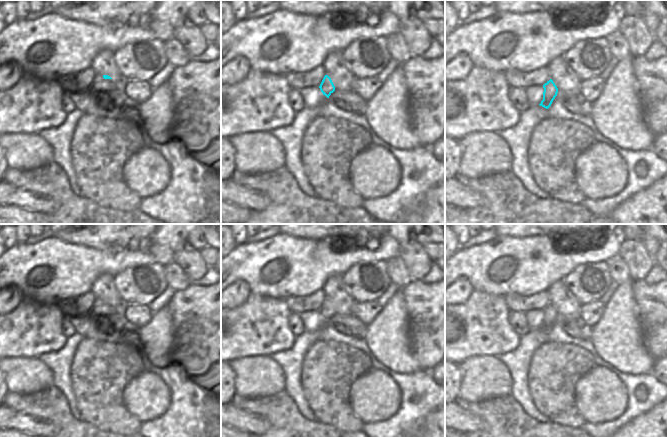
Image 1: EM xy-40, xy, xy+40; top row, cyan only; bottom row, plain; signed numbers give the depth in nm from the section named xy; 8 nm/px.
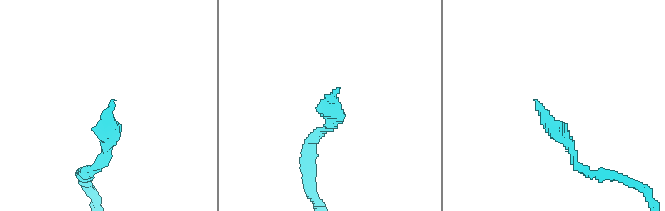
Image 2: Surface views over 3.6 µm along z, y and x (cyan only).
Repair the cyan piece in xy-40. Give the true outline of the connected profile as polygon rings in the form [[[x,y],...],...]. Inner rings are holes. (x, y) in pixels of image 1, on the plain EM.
[[[99,298],[97,308],[95,310],[95,317],[106,319],[116,313],[120,313],[119,306],[108,299]]]

